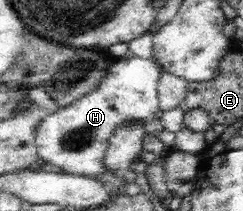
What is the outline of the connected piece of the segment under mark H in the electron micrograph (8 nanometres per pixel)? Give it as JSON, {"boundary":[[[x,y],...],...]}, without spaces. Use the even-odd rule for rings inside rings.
{"boundary":[[[129,54],[124,58],[113,59],[107,75],[105,75],[105,78],[95,91],[75,101],[72,105],[59,108],[56,113],[44,115],[43,122],[37,125],[36,135],[33,136],[39,159],[41,159],[42,163],[47,161],[51,165],[55,165],[55,167],[61,167],[67,174],[77,176],[92,176],[100,173],[113,174],[103,165],[109,139],[114,135],[119,125],[126,122],[143,122],[143,124],[147,124],[156,118],[156,114],[160,113],[158,86],[162,71],[155,62],[145,57]]]}

